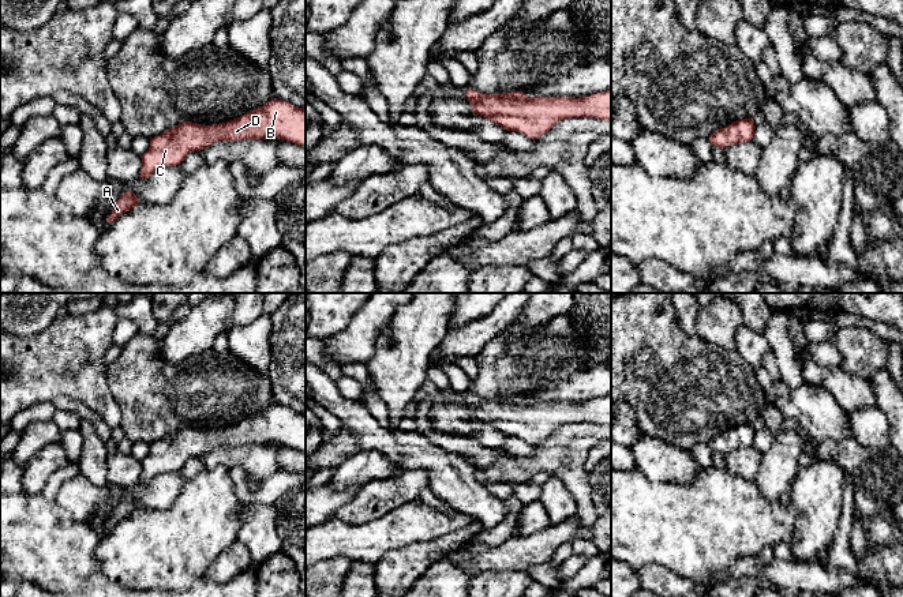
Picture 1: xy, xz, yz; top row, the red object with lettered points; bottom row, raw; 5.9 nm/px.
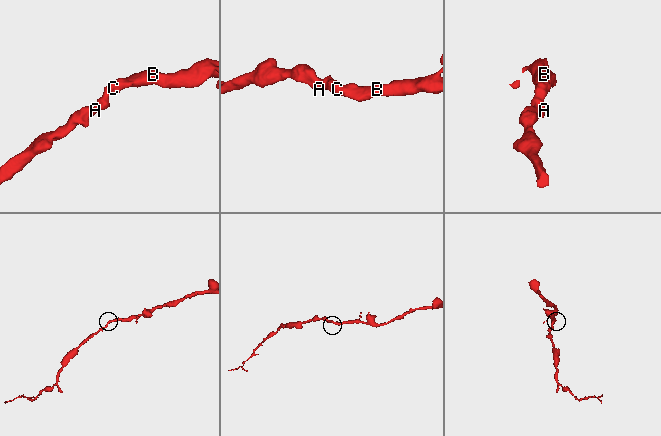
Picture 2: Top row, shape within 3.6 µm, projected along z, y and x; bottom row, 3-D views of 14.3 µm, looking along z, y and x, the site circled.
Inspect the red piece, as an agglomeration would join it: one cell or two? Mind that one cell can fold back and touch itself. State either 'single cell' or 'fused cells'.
single cell

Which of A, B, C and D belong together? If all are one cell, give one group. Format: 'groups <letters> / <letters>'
groups A B C D

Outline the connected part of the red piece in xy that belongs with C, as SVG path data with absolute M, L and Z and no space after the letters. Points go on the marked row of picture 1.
M274 98L222 124L180 123L150 139L149 150L140 157L139 179L149 179L158 169L180 165L188 153L201 151L216 142L267 138L306 146L306 108Z

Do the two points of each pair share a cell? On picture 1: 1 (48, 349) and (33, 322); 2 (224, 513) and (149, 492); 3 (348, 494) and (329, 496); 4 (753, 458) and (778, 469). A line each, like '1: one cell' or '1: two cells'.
1: two cells
2: two cells
3: one cell
4: two cells

